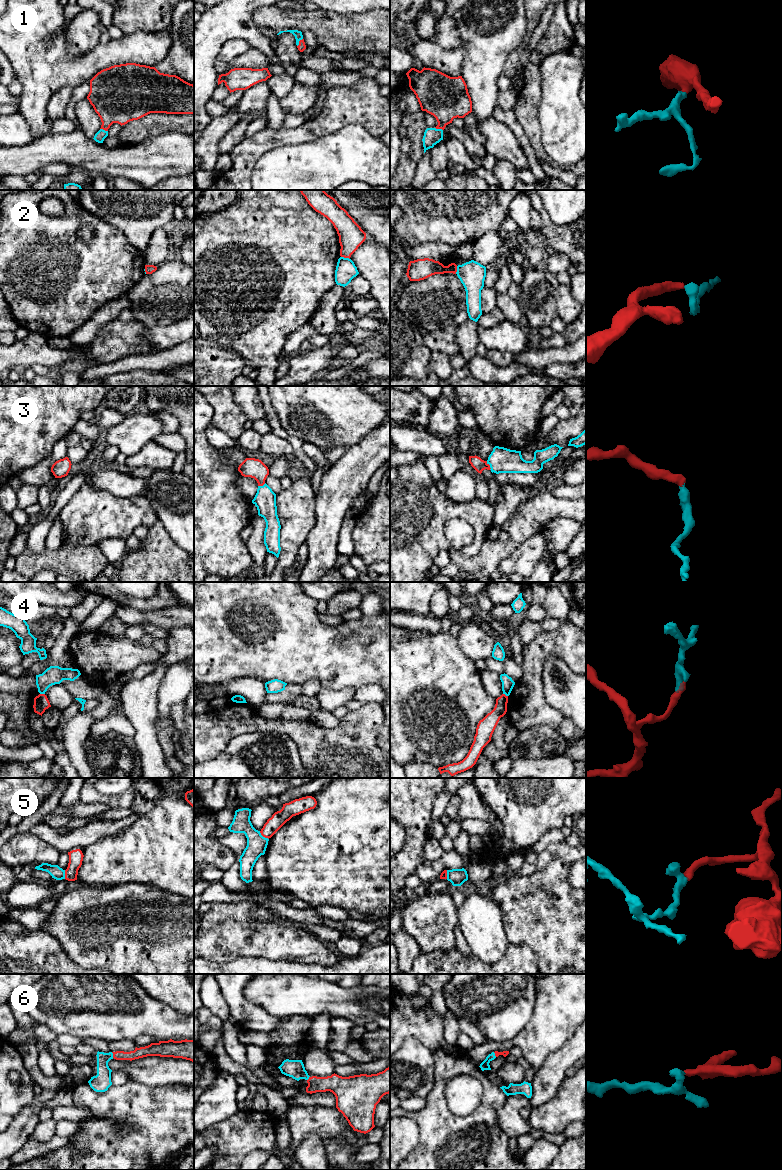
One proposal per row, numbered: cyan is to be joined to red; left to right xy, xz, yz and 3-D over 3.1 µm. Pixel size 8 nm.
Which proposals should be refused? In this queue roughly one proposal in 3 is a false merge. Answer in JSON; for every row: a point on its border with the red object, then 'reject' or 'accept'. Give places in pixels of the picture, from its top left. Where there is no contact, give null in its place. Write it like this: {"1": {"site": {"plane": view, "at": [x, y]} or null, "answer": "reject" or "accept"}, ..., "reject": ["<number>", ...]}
{"1": {"site": {"plane": "xz", "at": [299, 42]}, "answer": "accept"}, "2": {"site": {"plane": "xz", "at": [345, 257]}, "answer": "reject"}, "3": {"site": {"plane": "yz", "at": [489, 465]}, "answer": "accept"}, "4": {"site": {"plane": "xy", "at": [42, 694]}, "answer": "reject"}, "5": {"site": {"plane": "xz", "at": [263, 836]}, "answer": "reject"}, "6": {"site": {"plane": "xy", "at": [113, 1055]}, "answer": "accept"}, "reject": ["2", "4", "5"]}

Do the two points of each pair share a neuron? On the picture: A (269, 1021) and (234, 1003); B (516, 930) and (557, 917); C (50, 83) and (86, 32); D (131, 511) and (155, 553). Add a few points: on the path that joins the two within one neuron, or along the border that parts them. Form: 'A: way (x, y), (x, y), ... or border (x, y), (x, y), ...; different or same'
A: way (260, 1020), (242, 1012); same
B: way (526, 922), (531, 917), (547, 917); same
C: border (64, 31), (72, 54), (94, 48); different
D: border (158, 519), (148, 528); different

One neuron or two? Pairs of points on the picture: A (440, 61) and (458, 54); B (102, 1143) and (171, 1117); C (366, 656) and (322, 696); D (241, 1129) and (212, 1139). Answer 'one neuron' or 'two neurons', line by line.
A: one neuron
B: one neuron
C: two neurons
D: one neuron

